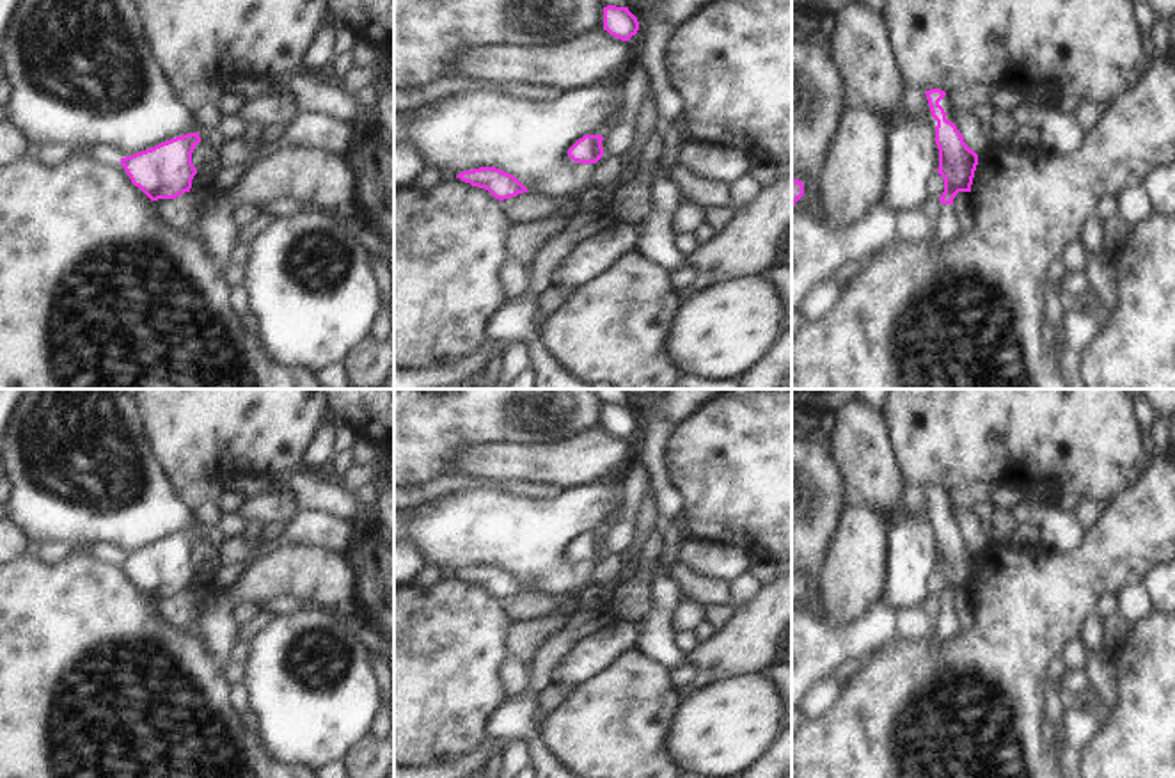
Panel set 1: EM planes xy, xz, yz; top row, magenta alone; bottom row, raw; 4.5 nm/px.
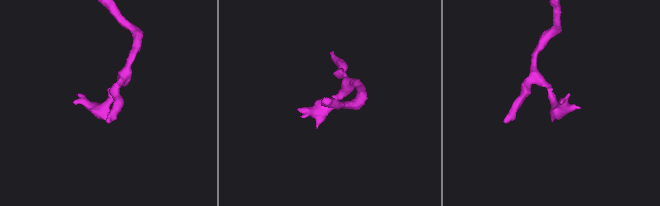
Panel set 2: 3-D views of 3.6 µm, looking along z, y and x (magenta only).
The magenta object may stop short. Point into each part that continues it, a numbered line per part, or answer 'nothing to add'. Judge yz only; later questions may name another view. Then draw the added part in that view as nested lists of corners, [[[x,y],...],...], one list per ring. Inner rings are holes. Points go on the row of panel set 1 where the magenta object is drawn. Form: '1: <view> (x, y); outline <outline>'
1: yz (946, 228); outline [[[941,202],[934,240],[937,243],[955,242],[960,233],[962,233],[962,229],[960,229],[960,222],[957,218],[955,206]]]

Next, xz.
nothing to add

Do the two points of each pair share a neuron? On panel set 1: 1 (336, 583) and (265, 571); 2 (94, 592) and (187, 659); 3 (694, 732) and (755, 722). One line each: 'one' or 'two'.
1: one
2: one
3: one

